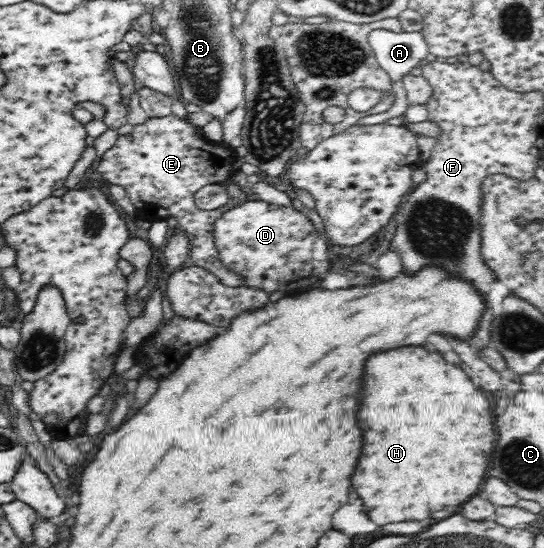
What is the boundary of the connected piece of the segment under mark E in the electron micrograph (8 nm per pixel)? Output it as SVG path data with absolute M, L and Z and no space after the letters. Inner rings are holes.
M172 114L149 118L143 125L134 126L129 135L116 136L114 146L105 151L95 166L111 184L118 183L124 187L140 216L156 220L170 216L179 219L179 227L184 228L190 238L192 252L189 265L212 272L224 285L242 286L243 277L229 272L219 260L212 232L214 220L225 209L248 201L249 193L247 189L230 183L231 176L236 172L232 168L236 150L224 147L222 143L204 140L199 131L188 119L184 122ZM211 183L226 184L231 201L218 209L204 211L195 204L195 194Z

